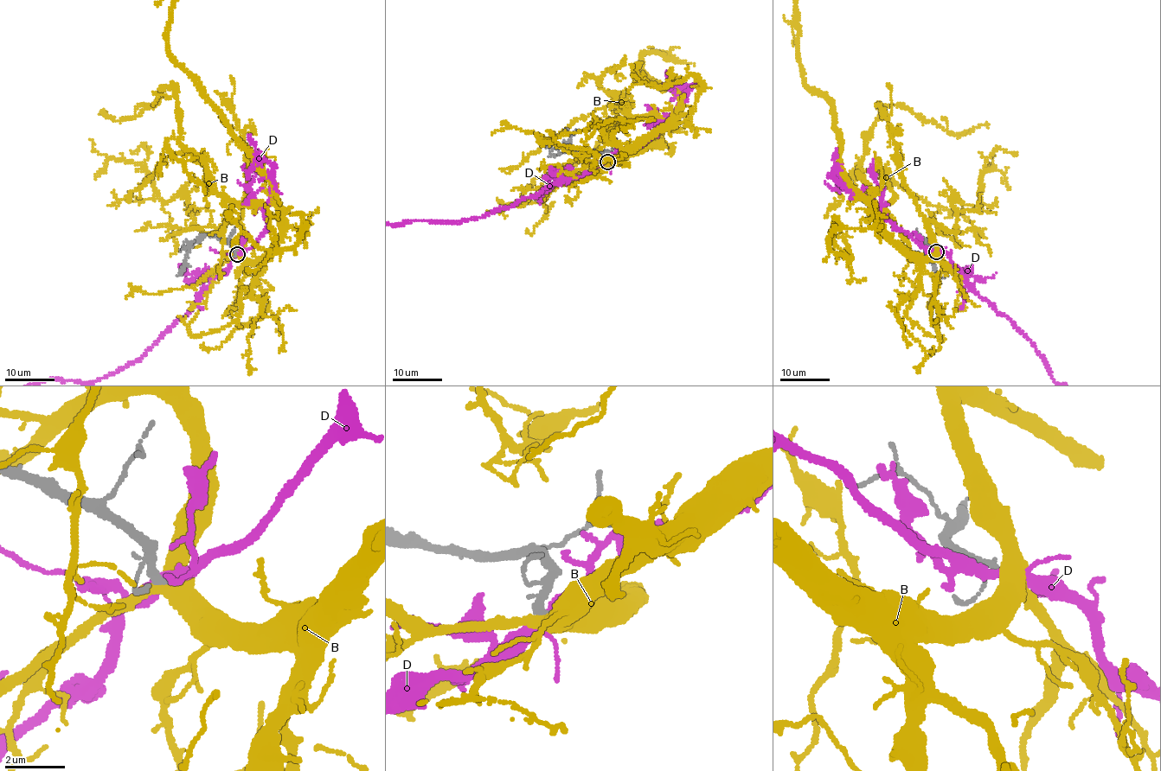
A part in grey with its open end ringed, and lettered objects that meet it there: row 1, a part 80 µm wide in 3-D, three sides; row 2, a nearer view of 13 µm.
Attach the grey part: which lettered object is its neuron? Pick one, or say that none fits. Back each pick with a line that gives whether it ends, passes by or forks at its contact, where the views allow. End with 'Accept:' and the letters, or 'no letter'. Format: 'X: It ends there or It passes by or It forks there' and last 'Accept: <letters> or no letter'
B: It forks there
Accept: B

